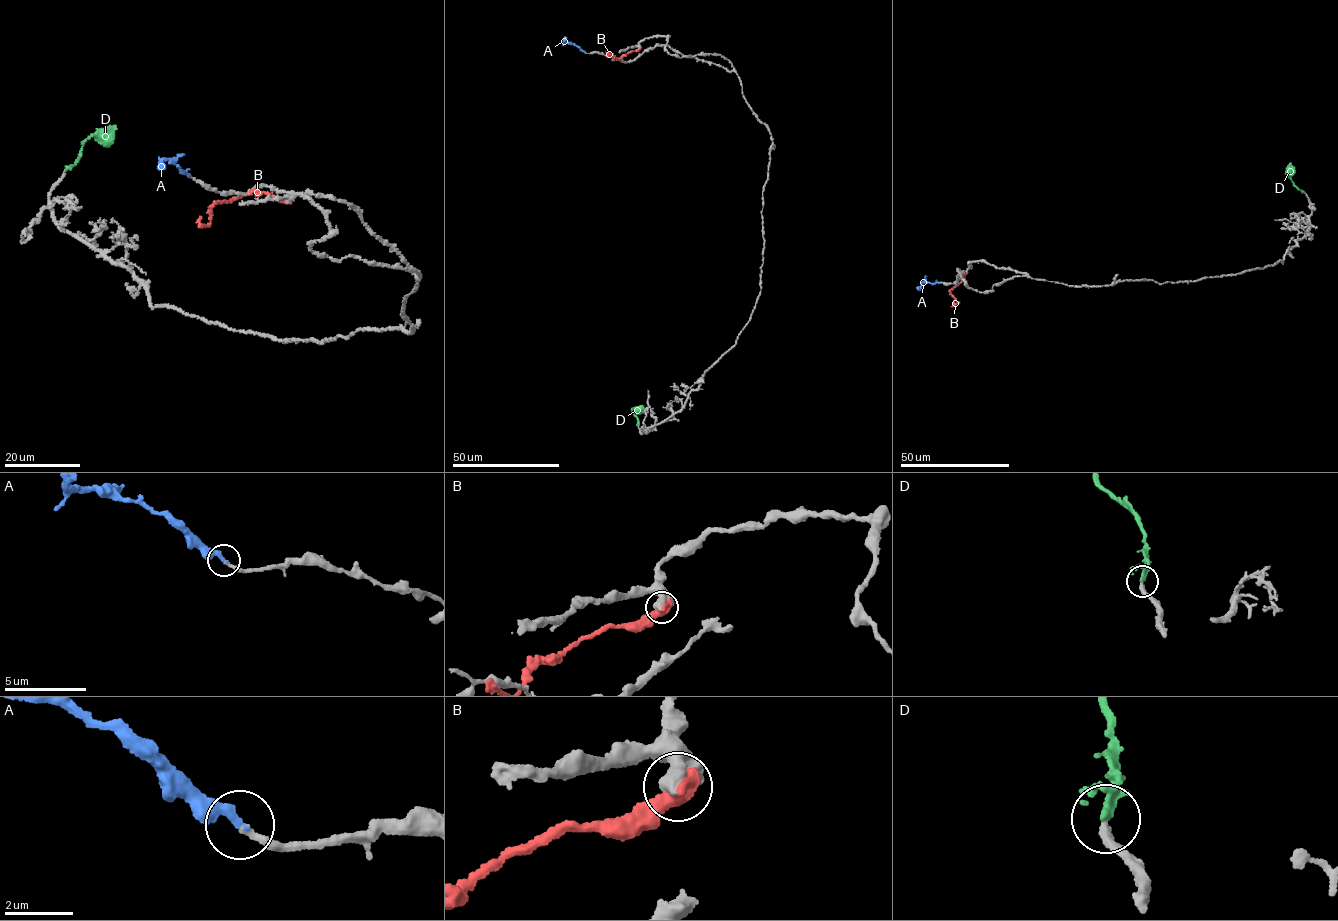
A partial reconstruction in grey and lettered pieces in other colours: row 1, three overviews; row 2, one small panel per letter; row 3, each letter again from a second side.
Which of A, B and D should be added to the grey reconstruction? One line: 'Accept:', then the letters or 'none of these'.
Accept: A

